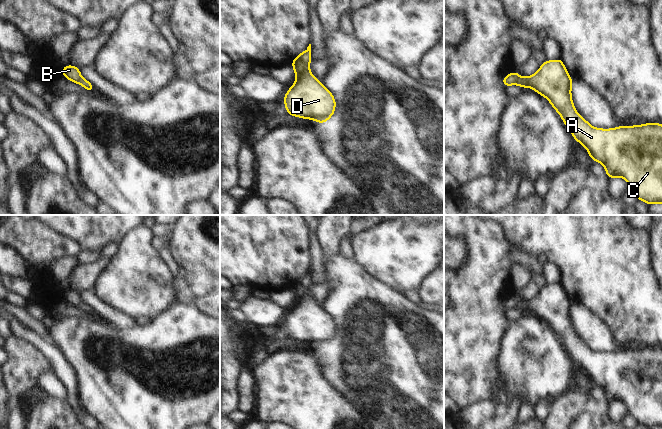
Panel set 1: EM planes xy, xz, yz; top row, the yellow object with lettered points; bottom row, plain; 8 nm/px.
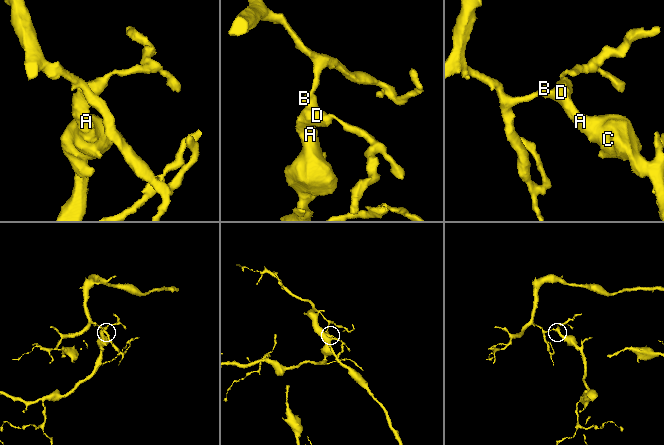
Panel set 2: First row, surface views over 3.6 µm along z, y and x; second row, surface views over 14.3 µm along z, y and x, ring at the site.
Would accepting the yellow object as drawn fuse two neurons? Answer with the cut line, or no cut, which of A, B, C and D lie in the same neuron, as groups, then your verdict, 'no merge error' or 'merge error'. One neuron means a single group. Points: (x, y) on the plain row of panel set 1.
cut in xz along (307, 288), (297, 300); A C D / B; merge error

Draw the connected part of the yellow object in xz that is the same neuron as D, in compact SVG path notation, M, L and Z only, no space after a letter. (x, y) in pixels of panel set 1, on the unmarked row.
M306 289L296 301L293 310L286 316L284 328L290 339L323 347L334 338L336 325L332 317L311 298L310 291Z

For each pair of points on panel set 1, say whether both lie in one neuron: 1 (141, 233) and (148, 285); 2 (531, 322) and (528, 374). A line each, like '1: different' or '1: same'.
1: same
2: same

